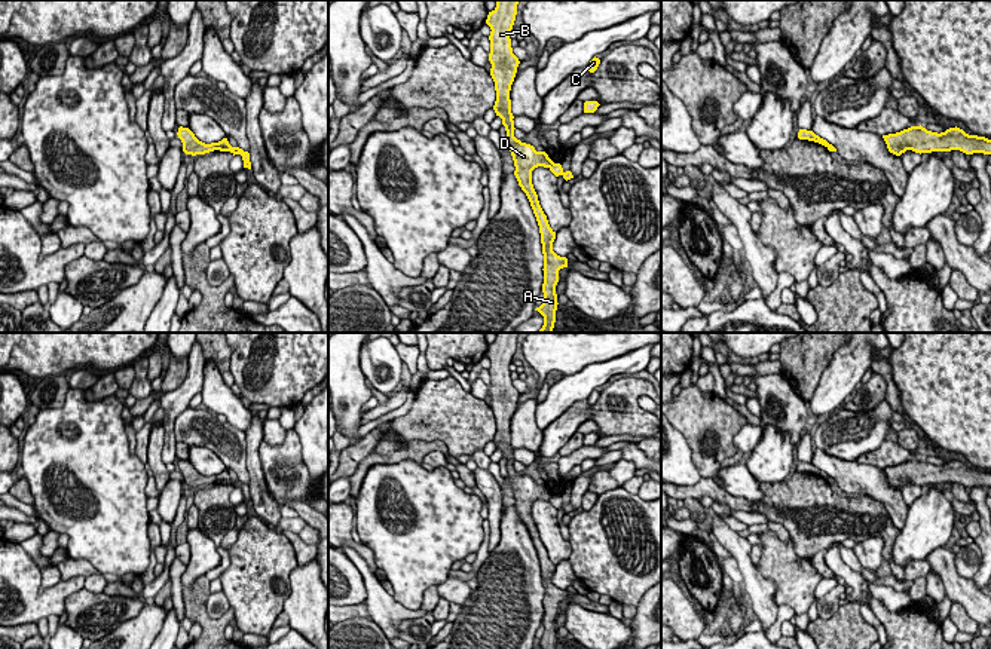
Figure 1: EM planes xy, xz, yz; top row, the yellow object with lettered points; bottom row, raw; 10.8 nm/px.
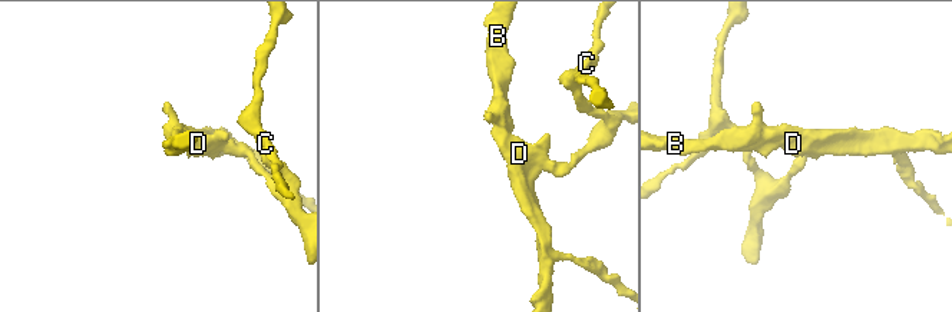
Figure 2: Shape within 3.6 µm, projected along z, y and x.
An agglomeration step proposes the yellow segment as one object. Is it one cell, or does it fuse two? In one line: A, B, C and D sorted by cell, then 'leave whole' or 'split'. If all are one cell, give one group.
groups A B D / C; split

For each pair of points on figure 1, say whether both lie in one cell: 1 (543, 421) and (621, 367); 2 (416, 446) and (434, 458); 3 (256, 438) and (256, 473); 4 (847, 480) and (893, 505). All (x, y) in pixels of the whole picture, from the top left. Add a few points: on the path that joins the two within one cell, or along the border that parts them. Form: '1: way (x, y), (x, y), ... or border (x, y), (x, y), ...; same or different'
1: way (560, 400), (572, 388), (600, 372); same
2: border (444, 455), (431, 450), (421, 462); different
3: way (253, 447), (254, 464); same
4: way (859, 480), (869, 480), (883, 493); same

